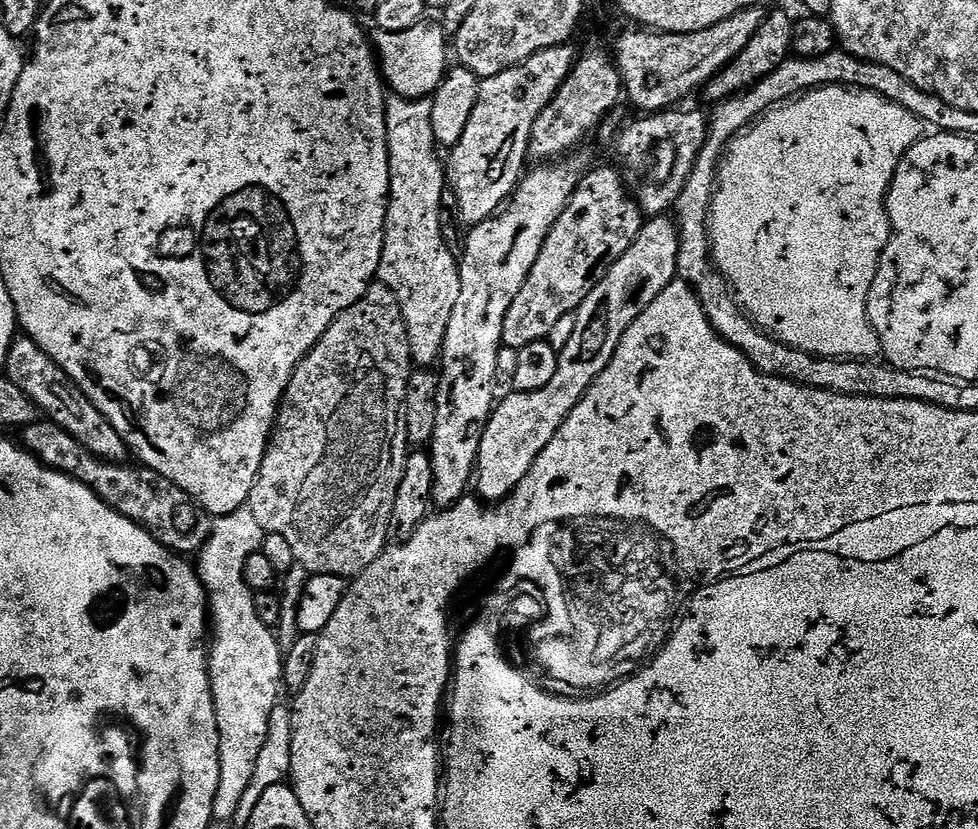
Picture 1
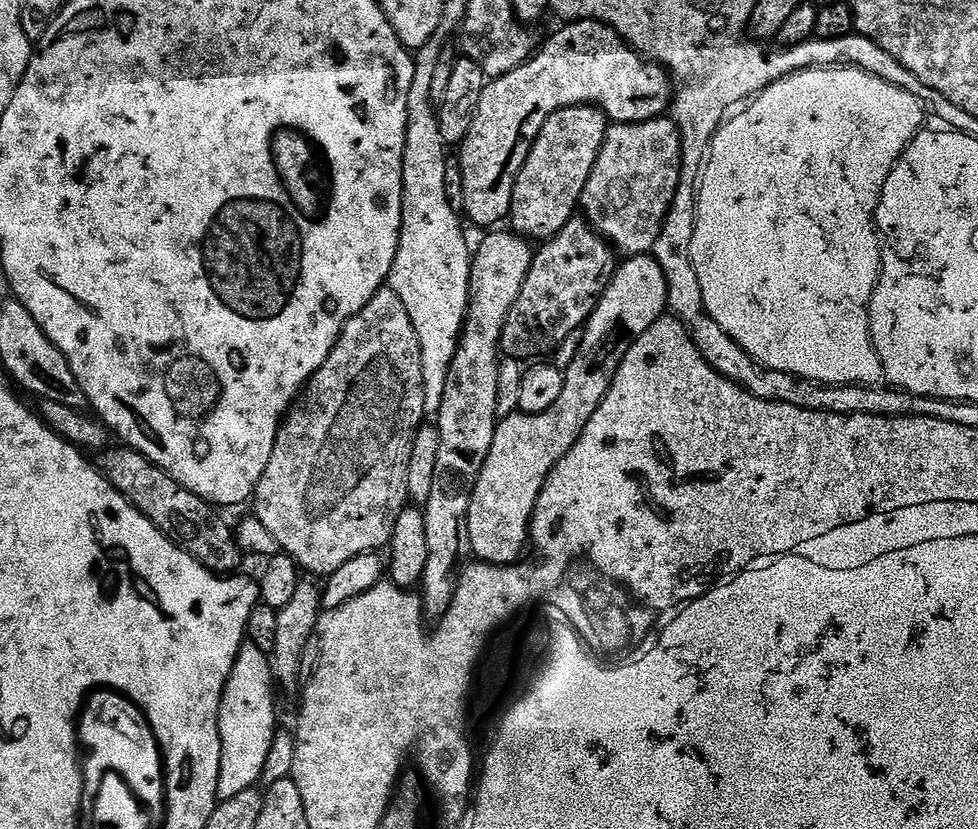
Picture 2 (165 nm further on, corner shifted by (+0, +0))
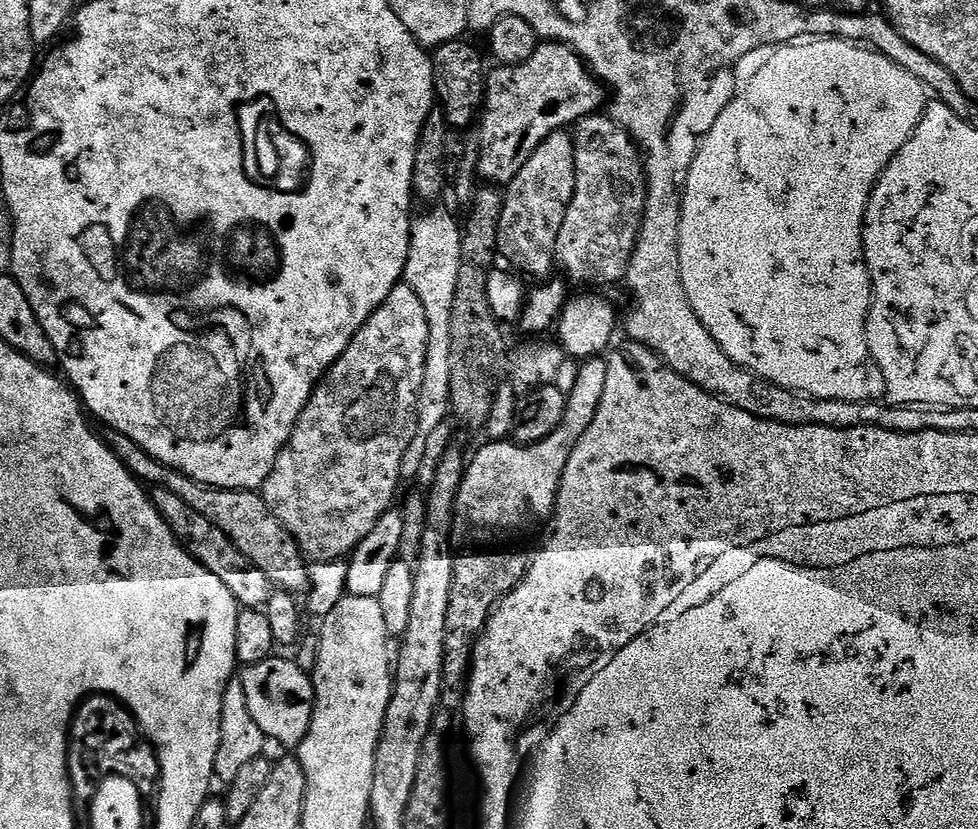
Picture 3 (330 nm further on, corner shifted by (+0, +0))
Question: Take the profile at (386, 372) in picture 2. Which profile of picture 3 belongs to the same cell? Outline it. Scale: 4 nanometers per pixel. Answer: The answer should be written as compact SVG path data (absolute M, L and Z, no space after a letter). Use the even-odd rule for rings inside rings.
M396 284L386 302L325 372L302 410L288 445L278 454L262 495L274 518L286 526L309 561L343 561L374 530L374 522L393 507L396 487L402 483L402 458L406 458L406 450L416 437L416 407L429 338L430 326L426 326L426 310L418 302L418 294L408 284Z

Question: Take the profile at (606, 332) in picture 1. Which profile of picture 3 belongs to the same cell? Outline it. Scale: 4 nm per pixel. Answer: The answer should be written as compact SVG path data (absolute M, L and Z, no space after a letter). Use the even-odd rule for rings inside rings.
M589 358L580 364L578 382L566 395L568 405L558 430L537 444L517 444L505 440L484 442L467 461L462 486L456 499L454 528L470 539L479 536L508 536L511 532L528 532L539 524L547 525L556 510L556 495L560 493L562 474L574 446L590 430L602 393L606 391L607 359Z

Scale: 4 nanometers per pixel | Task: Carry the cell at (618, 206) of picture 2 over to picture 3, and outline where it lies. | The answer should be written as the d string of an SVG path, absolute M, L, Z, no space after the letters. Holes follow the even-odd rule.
M608 114L582 118L574 125L574 198L566 210L562 230L558 230L555 263L564 267L563 275L576 284L616 284L625 279L634 254L636 239L642 226L648 197L648 179L644 173L644 157L632 135Z

